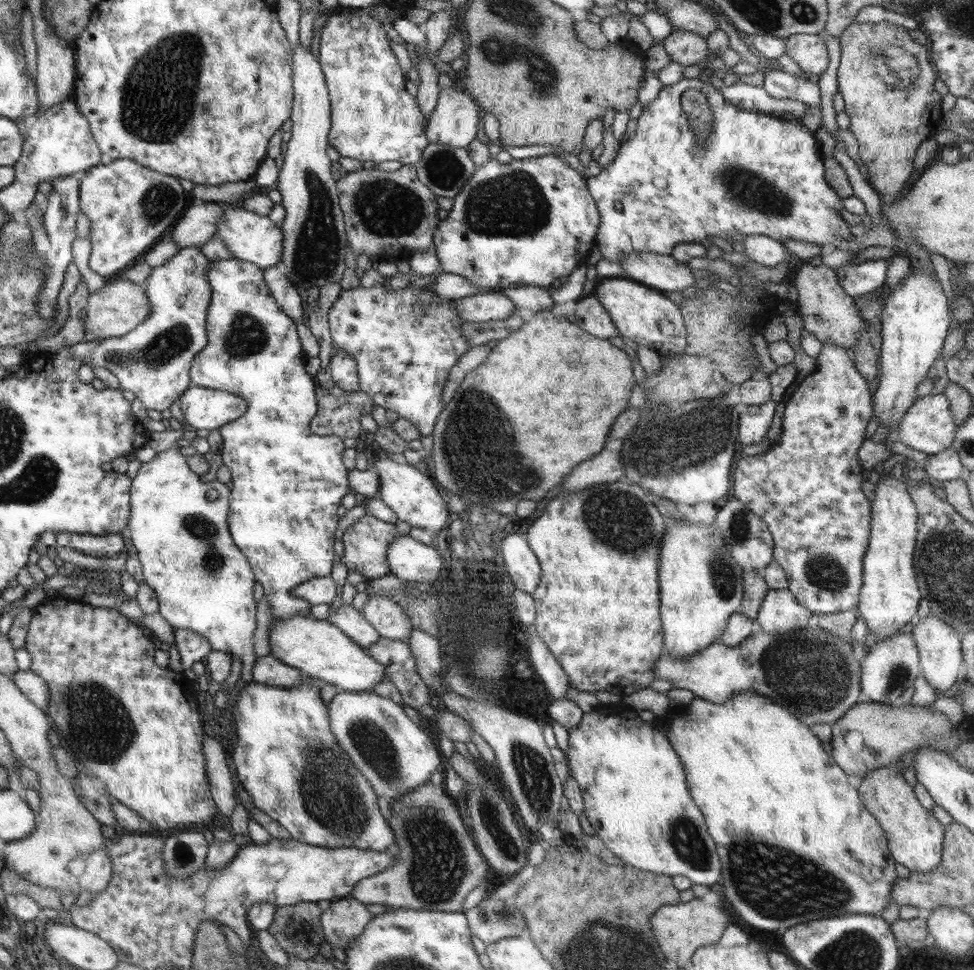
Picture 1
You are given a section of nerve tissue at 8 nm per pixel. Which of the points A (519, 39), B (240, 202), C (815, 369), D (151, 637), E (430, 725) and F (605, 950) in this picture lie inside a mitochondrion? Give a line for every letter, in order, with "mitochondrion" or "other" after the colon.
A: mitochondrion
B: other
C: other
D: other
E: other
F: mitochondrion

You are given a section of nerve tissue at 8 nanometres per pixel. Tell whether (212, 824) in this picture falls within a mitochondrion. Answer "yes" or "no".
no

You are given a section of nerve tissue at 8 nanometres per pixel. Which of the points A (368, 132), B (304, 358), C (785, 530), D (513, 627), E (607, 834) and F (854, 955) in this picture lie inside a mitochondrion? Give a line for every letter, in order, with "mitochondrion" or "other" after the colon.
A: other
B: other
C: other
D: other
E: other
F: mitochondrion

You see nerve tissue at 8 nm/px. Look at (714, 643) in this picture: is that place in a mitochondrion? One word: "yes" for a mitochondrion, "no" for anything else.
no

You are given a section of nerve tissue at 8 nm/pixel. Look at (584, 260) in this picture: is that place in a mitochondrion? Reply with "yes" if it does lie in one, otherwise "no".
no

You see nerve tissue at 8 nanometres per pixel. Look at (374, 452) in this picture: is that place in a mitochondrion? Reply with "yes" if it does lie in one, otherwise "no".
no

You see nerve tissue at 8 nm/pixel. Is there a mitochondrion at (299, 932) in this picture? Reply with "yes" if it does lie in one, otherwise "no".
yes

